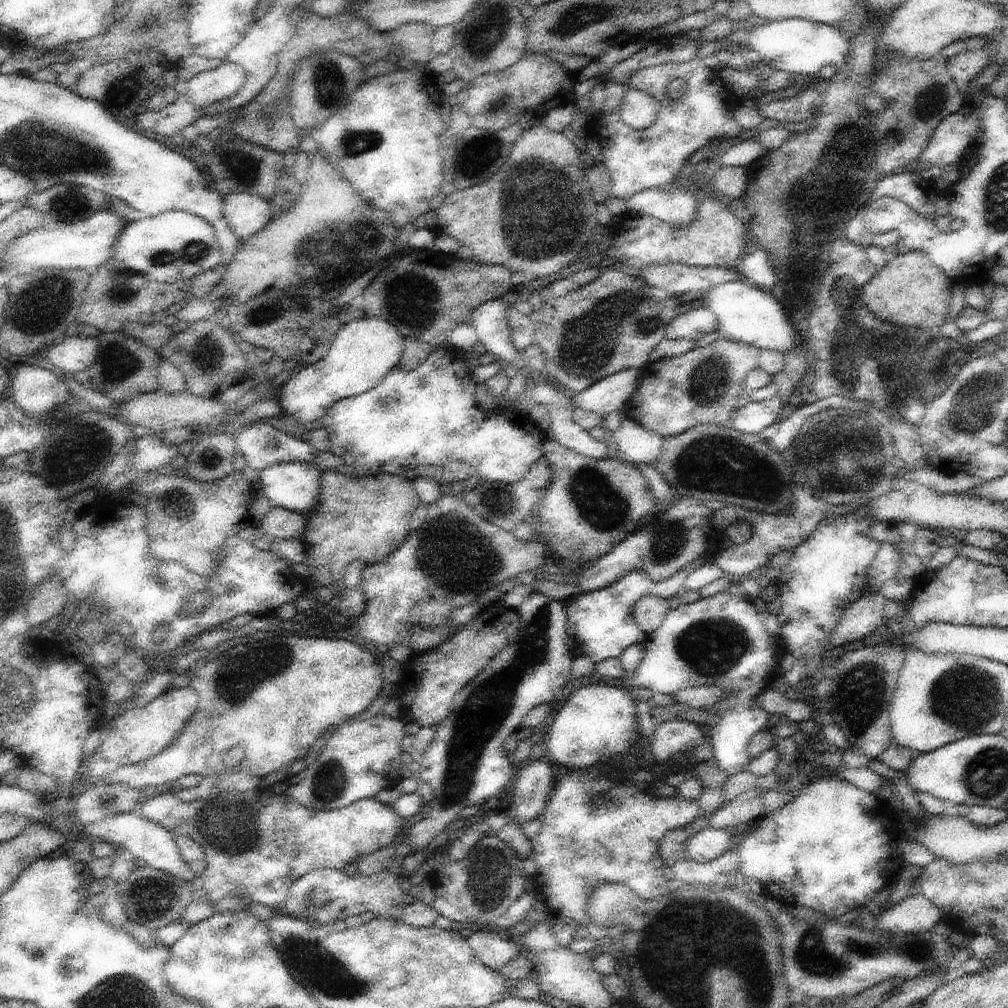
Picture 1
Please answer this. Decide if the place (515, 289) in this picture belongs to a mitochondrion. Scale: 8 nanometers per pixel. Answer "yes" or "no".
no

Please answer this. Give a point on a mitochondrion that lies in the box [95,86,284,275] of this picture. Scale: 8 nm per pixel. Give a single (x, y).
(193, 252)

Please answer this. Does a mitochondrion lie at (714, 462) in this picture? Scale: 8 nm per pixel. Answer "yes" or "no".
yes

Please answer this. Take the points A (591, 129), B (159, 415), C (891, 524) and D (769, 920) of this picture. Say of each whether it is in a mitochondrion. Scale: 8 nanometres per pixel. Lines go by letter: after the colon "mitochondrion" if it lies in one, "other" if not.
A: other
B: other
C: other
D: other

